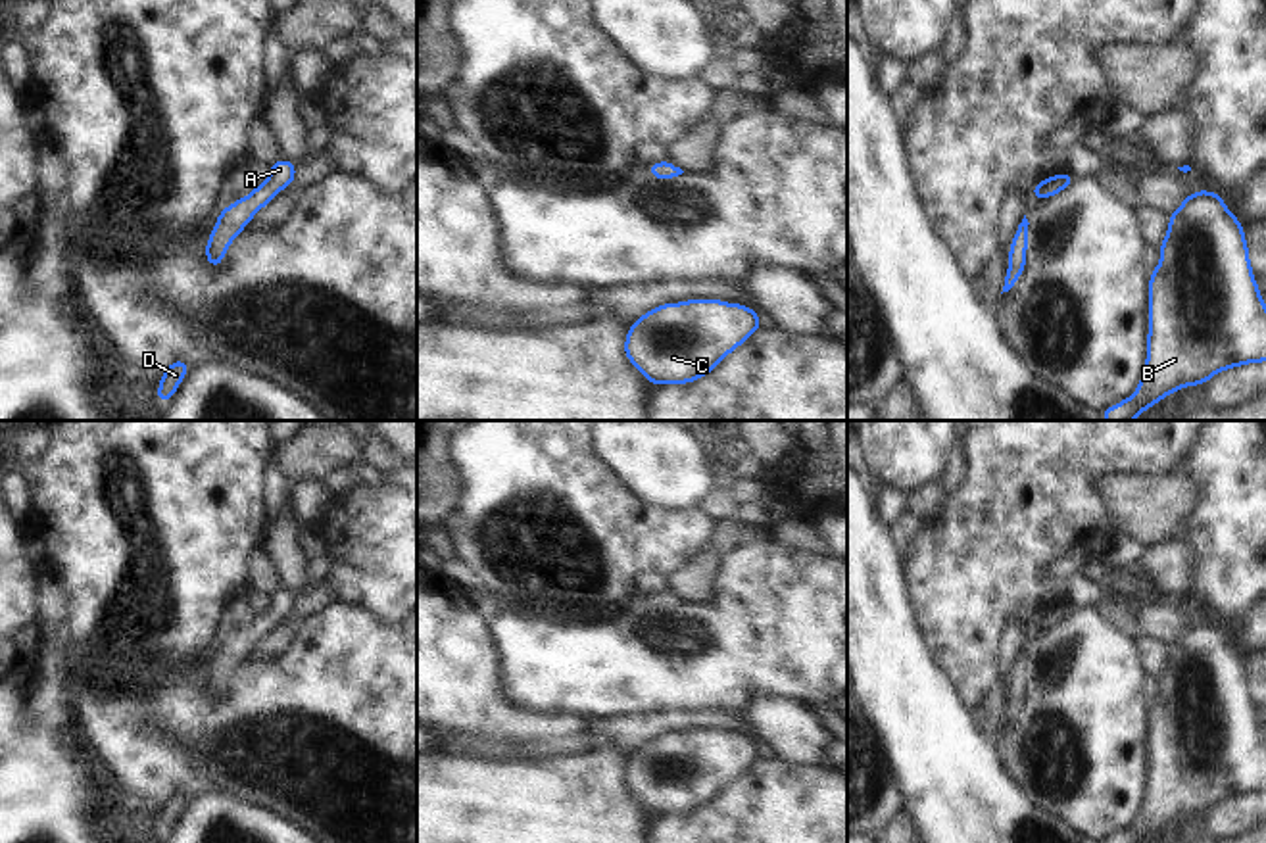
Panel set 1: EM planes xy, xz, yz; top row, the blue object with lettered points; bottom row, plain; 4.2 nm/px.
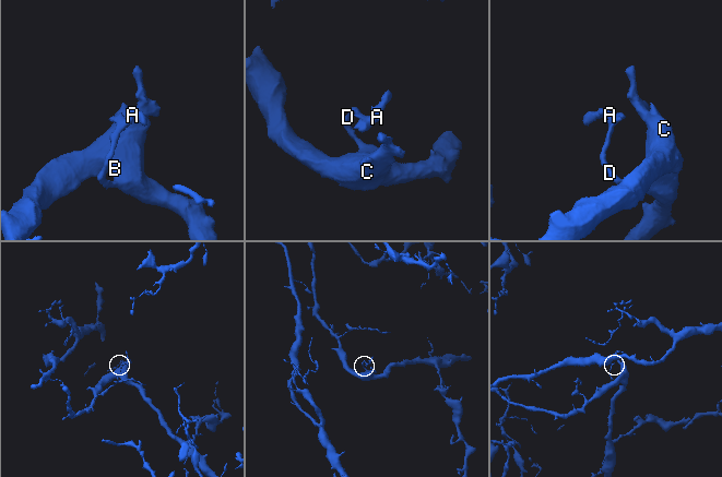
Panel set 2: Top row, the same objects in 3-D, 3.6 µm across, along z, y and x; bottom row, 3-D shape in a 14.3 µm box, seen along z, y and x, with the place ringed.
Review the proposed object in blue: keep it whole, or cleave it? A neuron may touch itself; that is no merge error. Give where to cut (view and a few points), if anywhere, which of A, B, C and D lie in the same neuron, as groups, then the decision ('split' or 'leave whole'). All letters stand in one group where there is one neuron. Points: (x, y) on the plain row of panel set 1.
cut none; groups A B C D; leave whole

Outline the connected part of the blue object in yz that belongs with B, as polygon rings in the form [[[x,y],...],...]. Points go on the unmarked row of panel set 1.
[[[1197,620],[1168,647],[1160,691],[1149,705],[1145,801],[1133,826],[1101,843],[1143,843],[1172,822],[1203,816],[1214,805],[1266,793],[1266,734],[1253,707],[1245,659],[1222,626]]]

